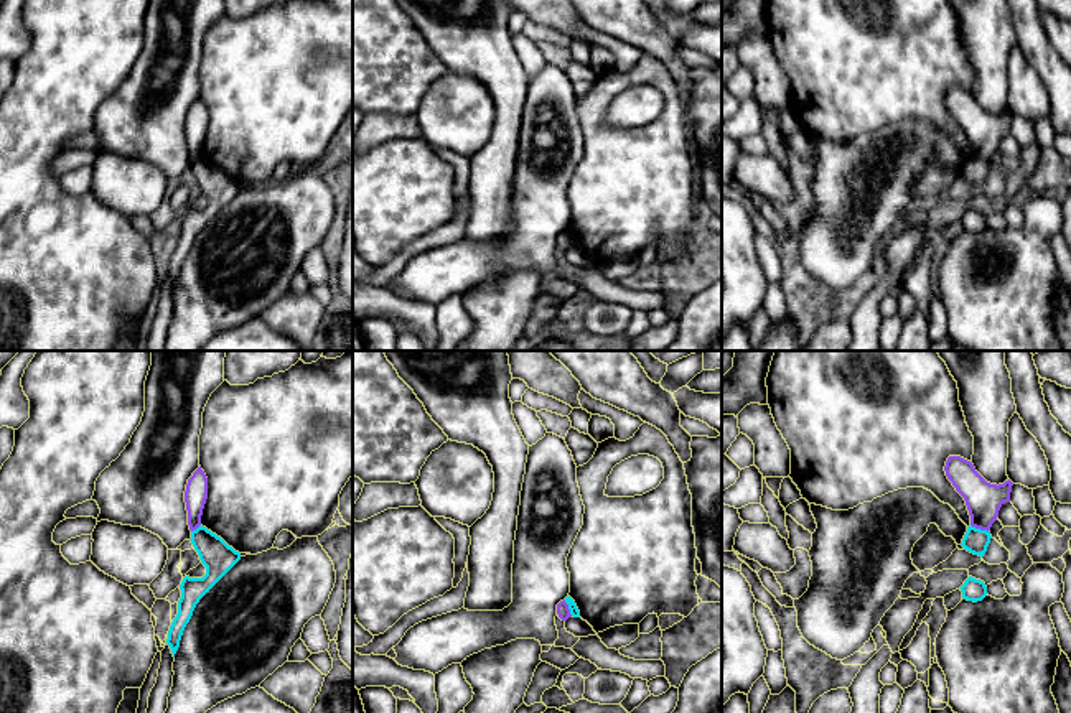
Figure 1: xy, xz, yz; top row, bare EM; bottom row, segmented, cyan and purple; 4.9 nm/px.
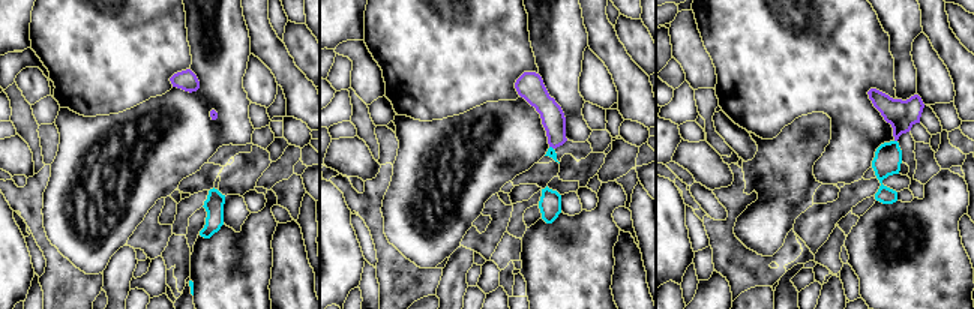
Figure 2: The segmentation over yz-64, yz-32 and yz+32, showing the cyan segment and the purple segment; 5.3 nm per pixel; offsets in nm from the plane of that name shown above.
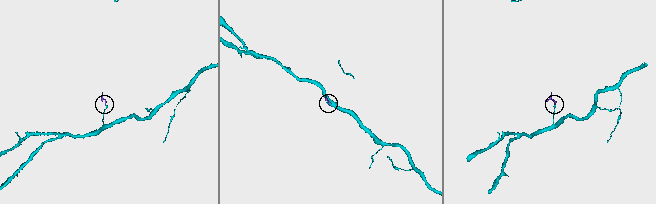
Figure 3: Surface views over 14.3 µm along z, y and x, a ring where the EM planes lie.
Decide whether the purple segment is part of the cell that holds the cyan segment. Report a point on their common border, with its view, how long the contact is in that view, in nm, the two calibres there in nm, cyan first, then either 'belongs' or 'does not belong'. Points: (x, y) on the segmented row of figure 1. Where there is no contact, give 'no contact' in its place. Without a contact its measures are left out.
yz (979, 529) | 100 nm | 120/170 nm | does not belong

